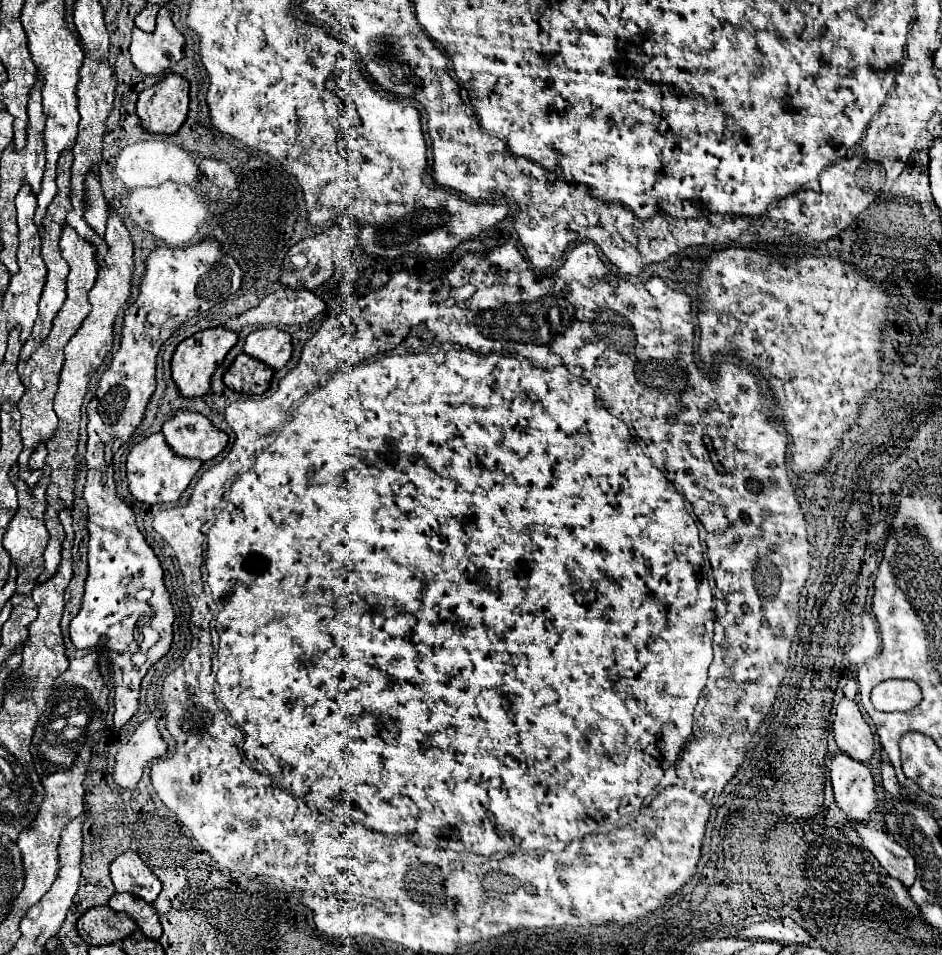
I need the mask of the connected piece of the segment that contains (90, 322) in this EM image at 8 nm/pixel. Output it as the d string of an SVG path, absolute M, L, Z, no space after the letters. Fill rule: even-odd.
M110 210L108 222L106 222L106 234L104 240L108 244L108 254L104 258L104 268L98 270L98 278L94 288L88 294L88 300L92 304L92 312L86 316L86 320L82 322L82 326L78 328L78 332L70 338L70 342L64 348L64 366L60 372L60 386L54 398L54 412L58 414L58 428L54 432L54 436L46 442L48 448L48 456L46 456L46 464L52 468L52 476L50 476L50 484L46 490L46 500L48 500L48 508L46 508L46 516L44 516L44 524L50 532L50 542L48 548L44 552L44 572L38 576L38 584L50 580L62 558L62 540L64 540L64 530L62 524L58 520L60 510L72 510L74 506L74 484L76 484L76 442L78 442L78 424L80 424L80 408L84 402L84 396L88 392L88 384L90 384L90 372L94 372L94 368L100 368L100 364L104 362L104 358L110 354L112 346L114 346L114 322L118 312L122 310L122 306L126 304L128 296L130 296L130 278L132 278L132 240L128 230L124 228L124 224L118 220L116 212Z

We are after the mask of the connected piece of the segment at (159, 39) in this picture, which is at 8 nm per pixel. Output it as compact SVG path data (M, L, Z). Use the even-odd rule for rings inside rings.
M164 6L158 12L156 18L156 30L152 34L146 34L138 28L134 28L132 32L132 44L130 44L130 56L132 56L132 64L136 66L138 72L142 72L144 76L158 76L158 74L168 74L170 68L184 58L184 36L176 30L176 26L170 20L170 8Z

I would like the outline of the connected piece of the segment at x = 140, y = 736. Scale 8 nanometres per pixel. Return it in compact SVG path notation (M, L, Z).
M148 718L136 728L130 742L124 744L116 754L116 768L114 768L116 784L136 786L142 778L144 766L156 756L164 756L166 752L168 746L156 728L156 718Z

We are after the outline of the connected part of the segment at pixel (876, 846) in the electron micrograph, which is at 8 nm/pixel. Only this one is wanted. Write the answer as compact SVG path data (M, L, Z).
M852 822L854 830L862 838L864 846L876 856L876 860L882 864L882 868L896 880L900 880L906 888L912 886L916 876L916 864L912 854L902 848L892 836L888 836L884 830L876 828L874 824L866 822Z

